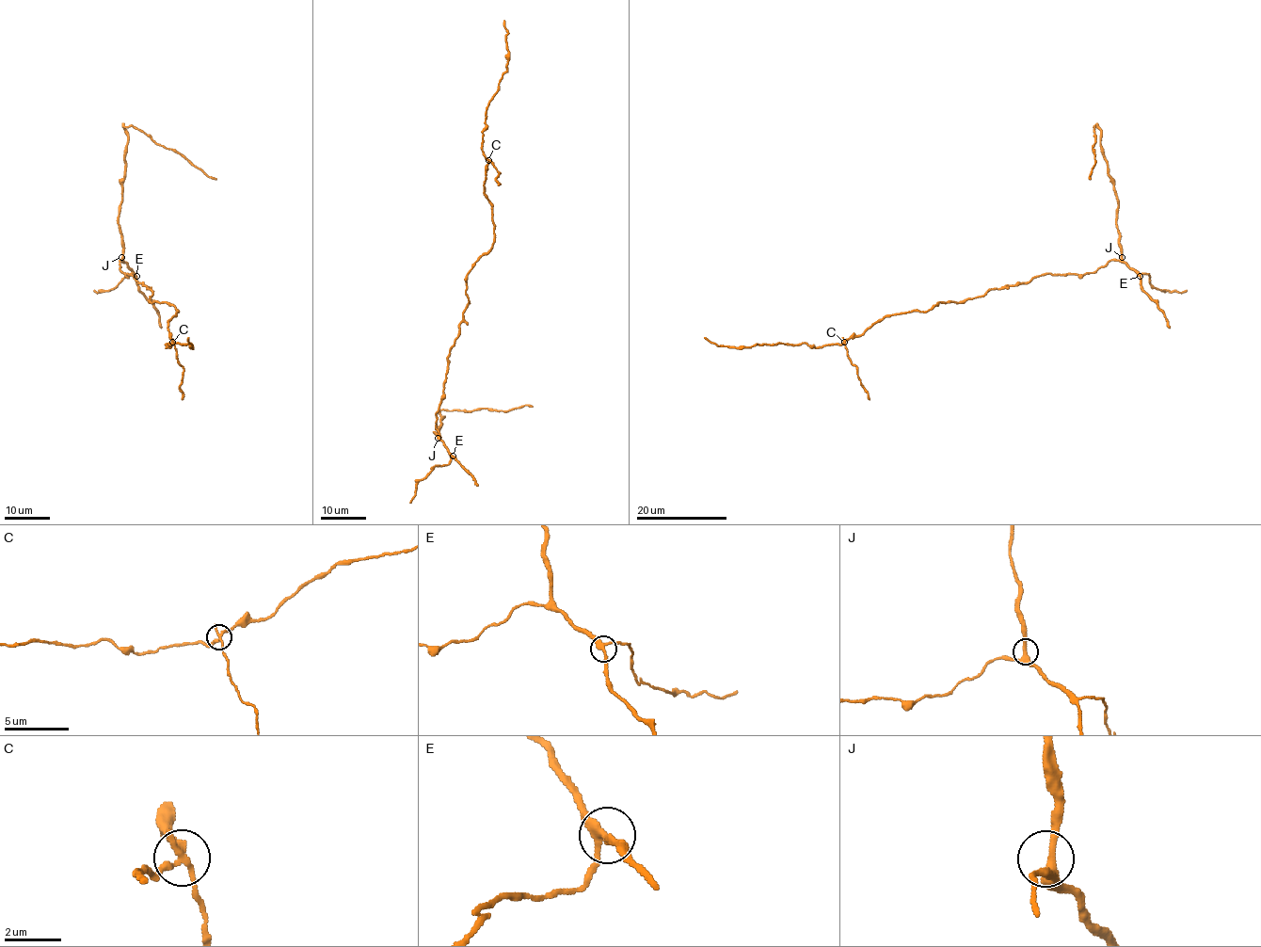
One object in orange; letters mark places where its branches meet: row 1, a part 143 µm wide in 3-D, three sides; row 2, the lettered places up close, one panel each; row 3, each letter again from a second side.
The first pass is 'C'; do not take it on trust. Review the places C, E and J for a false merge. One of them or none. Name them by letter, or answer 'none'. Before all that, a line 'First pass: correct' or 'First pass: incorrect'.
First pass: correct
C

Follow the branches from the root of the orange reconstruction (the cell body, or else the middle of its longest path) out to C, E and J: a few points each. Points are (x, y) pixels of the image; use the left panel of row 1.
C: (140, 283), (151, 293), (151, 302), (170, 302), (178, 311), (167, 322), (172, 342)
E: (140, 283), (132, 273), (126, 274), (120, 270), (119, 260), (136, 276)
J: (140, 283), (132, 273), (126, 274), (120, 270), (121, 257)

